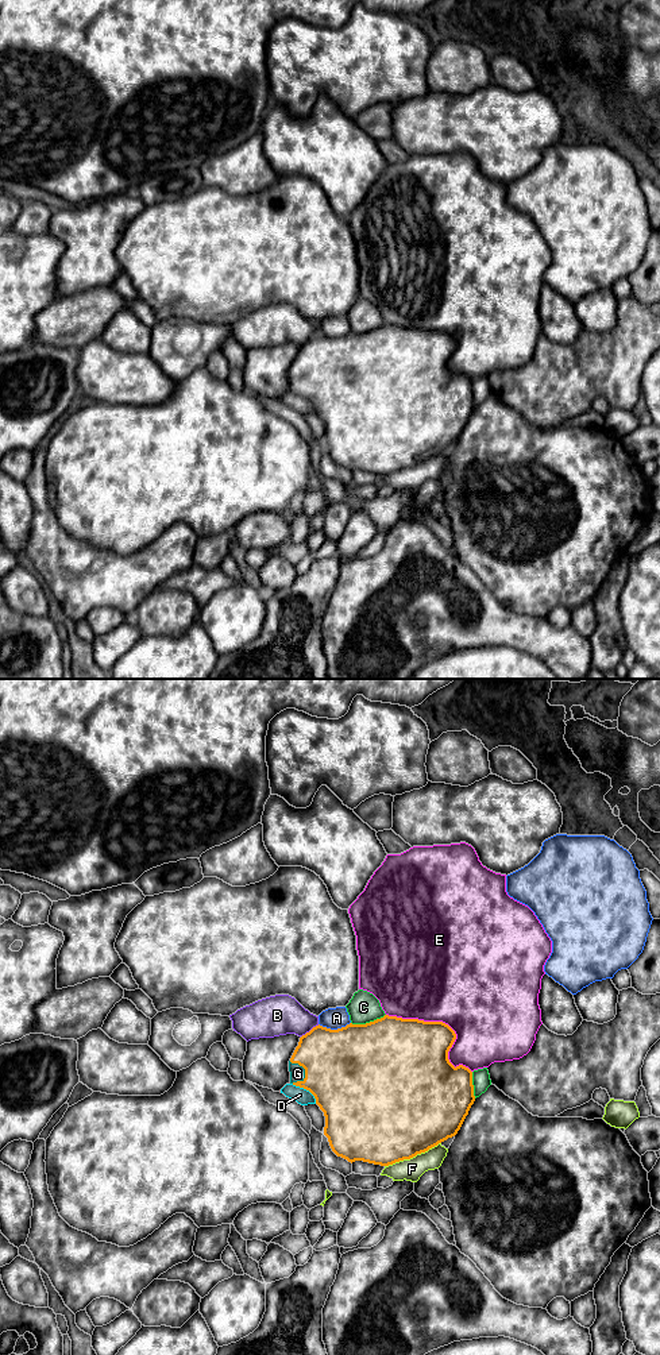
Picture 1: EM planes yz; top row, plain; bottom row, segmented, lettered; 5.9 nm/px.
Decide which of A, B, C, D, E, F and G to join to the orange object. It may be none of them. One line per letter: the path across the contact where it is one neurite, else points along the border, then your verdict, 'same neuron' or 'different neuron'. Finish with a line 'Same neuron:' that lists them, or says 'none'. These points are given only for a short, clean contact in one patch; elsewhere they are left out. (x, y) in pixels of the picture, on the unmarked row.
A: different neuron
B: different neuron
C: different neuron
D: different neuron
E: different neuron
F: different neuron
G: same neuron
Same neuron: G

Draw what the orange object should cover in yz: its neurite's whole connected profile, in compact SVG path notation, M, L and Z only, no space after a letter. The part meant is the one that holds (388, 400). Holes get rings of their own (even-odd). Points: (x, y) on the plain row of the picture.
M385 324L366 333L347 333L331 339L313 336L300 347L290 370L290 393L309 399L324 421L324 444L332 460L348 471L363 470L389 475L425 462L452 447L460 439L475 410L472 381L453 375L448 360L456 348L455 340L443 331L424 331Z

